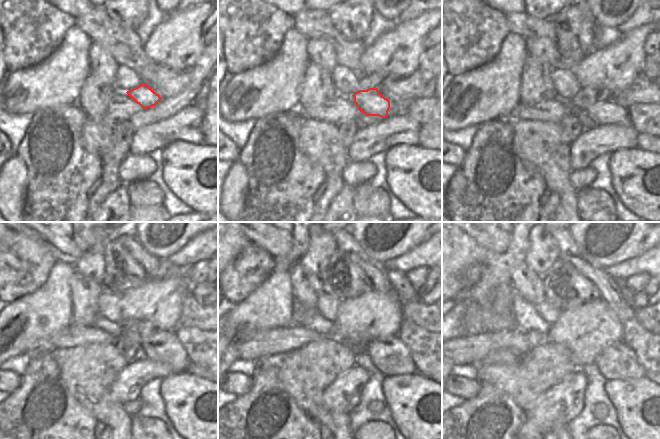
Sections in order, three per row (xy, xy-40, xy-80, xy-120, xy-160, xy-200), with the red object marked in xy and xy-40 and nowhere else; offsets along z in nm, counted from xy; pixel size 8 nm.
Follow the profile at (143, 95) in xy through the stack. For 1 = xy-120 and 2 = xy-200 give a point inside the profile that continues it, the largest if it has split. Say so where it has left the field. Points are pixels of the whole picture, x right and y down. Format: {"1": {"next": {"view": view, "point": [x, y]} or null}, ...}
{"1": {"next": {"view": "xy-120", "point": [163, 346]}}, "2": {"next": {"view": "xy-200", "point": [616, 362]}}}

